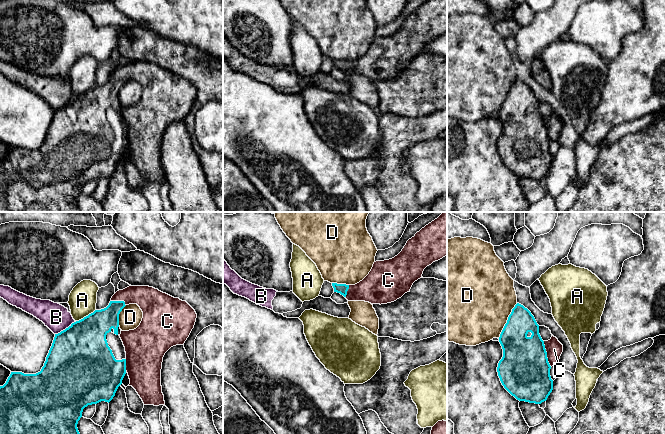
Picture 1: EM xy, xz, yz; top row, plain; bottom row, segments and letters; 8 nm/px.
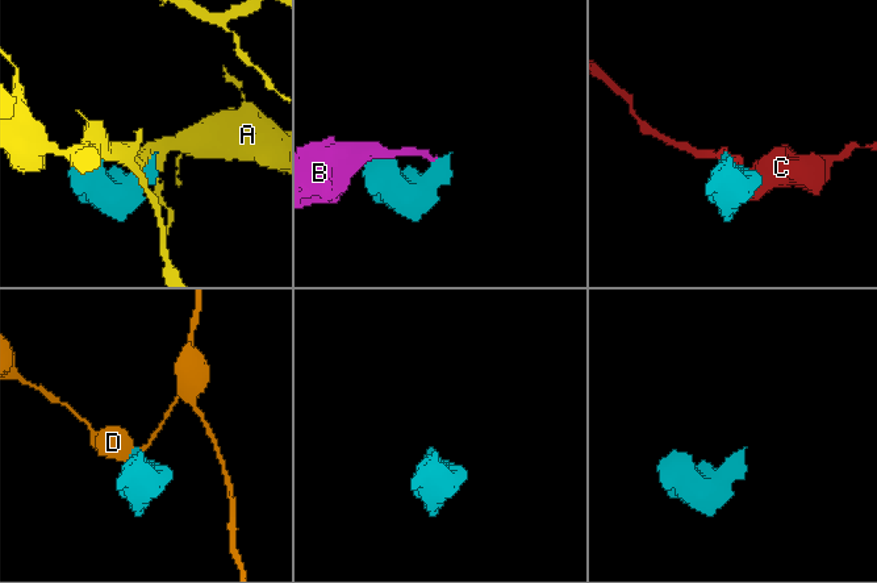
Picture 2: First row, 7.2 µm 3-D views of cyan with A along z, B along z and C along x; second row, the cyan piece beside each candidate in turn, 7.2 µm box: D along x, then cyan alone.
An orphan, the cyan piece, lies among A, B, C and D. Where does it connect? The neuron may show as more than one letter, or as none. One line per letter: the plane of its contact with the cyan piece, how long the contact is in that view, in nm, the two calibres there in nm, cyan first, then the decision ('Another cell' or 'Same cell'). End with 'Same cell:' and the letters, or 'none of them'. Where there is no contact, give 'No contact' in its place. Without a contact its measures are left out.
A: Touches cyan in xy. Shared border 190 nm. Thickness 380 nm (cyan) against 220 nm. Another cell
B: Touches cyan in xy. Shared border 200 nm. Thickness 480 nm (cyan) against 220 nm. Another cell
C: Touches cyan in yz. Shared border 220 nm. Thickness 420 nm (cyan) against 140 nm. Same cell
D: Touches cyan in yz. Shared border 320 nm. Thickness 260 nm (cyan) against 480 nm. Another cell
Same cell: C

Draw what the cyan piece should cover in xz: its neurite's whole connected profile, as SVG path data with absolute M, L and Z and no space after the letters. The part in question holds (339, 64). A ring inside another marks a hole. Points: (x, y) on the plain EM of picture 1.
M428 0L409 15L402 27L392 35L376 37L369 50L355 61L332 59L334 68L340 69L348 77L365 77L371 80L387 80L401 74L410 65L415 57L422 53L424 45L433 38L447 31L447 0Z

